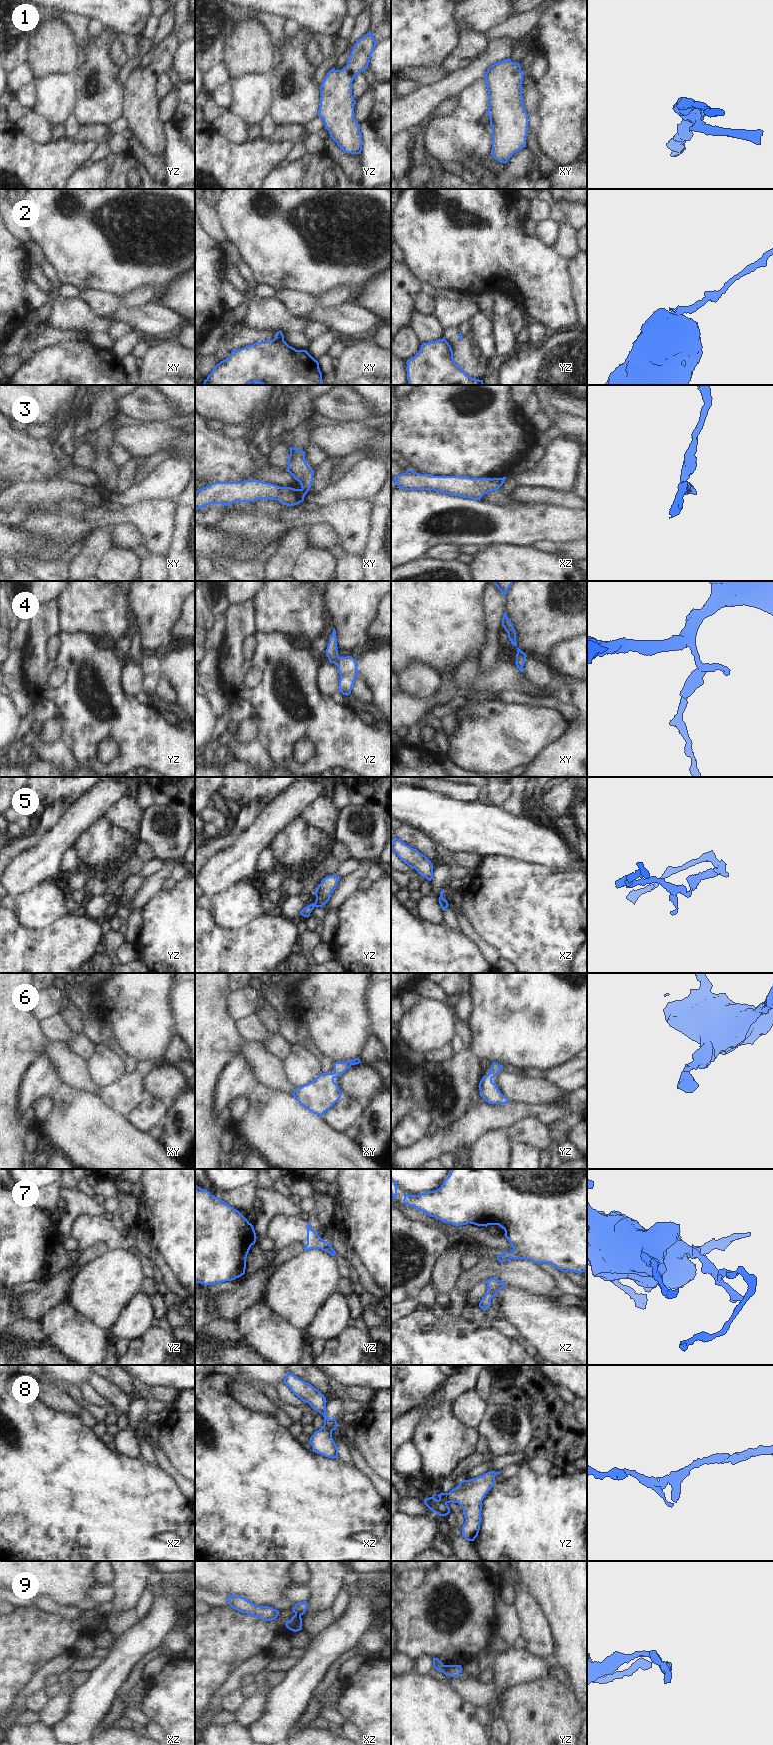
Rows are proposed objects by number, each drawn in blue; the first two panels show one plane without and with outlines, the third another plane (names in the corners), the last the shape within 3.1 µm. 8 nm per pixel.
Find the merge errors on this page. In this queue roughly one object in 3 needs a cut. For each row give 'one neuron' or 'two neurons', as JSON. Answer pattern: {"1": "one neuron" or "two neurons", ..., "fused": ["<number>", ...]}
{"1": "one neuron", "2": "two neurons", "3": "two neurons", "4": "one neuron", "5": "one neuron", "6": "one neuron", "7": "one neuron", "8": "two neurons", "9": "two neurons", "fused": ["2", "3", "8", "9"]}

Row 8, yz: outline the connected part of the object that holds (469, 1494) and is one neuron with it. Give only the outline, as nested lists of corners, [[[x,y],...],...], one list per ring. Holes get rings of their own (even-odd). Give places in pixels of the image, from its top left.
[[[489,1471],[470,1480],[462,1480],[449,1493],[438,1494],[440,1503],[458,1503],[463,1508],[465,1522],[462,1526],[462,1537],[474,1541],[478,1536],[481,1523],[482,1501],[495,1484],[499,1472]]]

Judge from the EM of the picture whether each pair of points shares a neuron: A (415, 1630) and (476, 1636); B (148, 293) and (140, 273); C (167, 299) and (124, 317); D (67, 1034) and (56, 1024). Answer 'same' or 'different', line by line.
A: same
B: different
C: different
D: same

